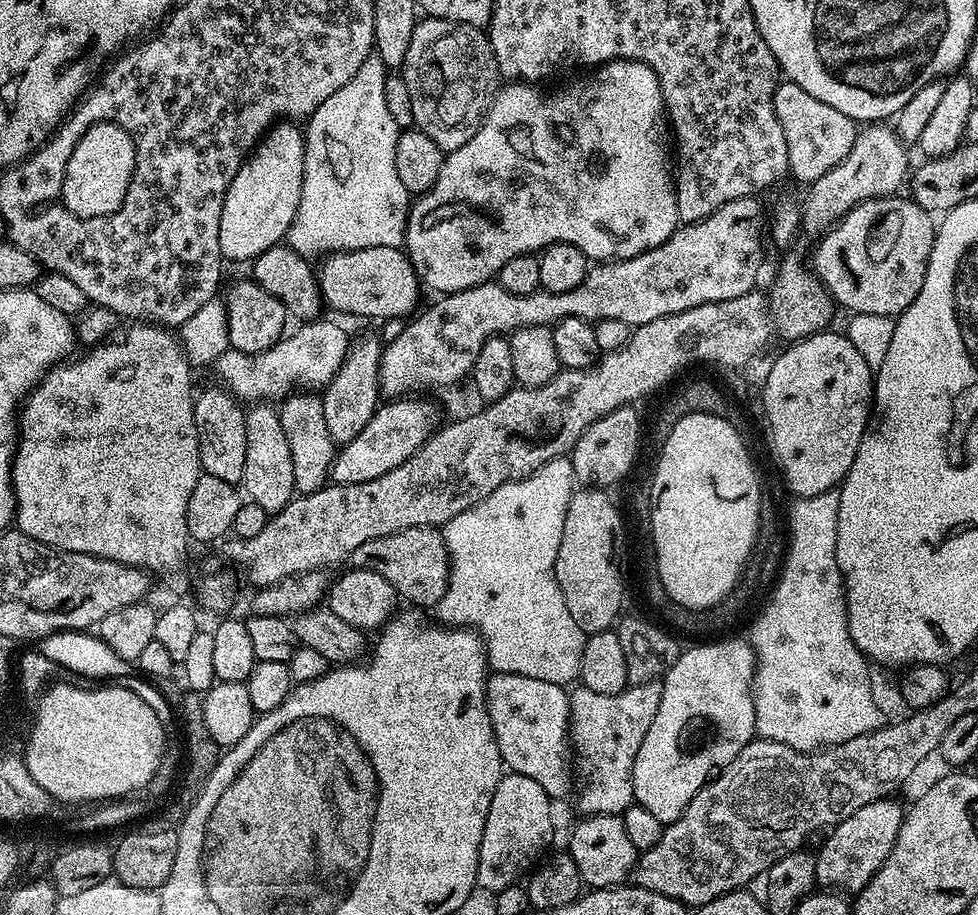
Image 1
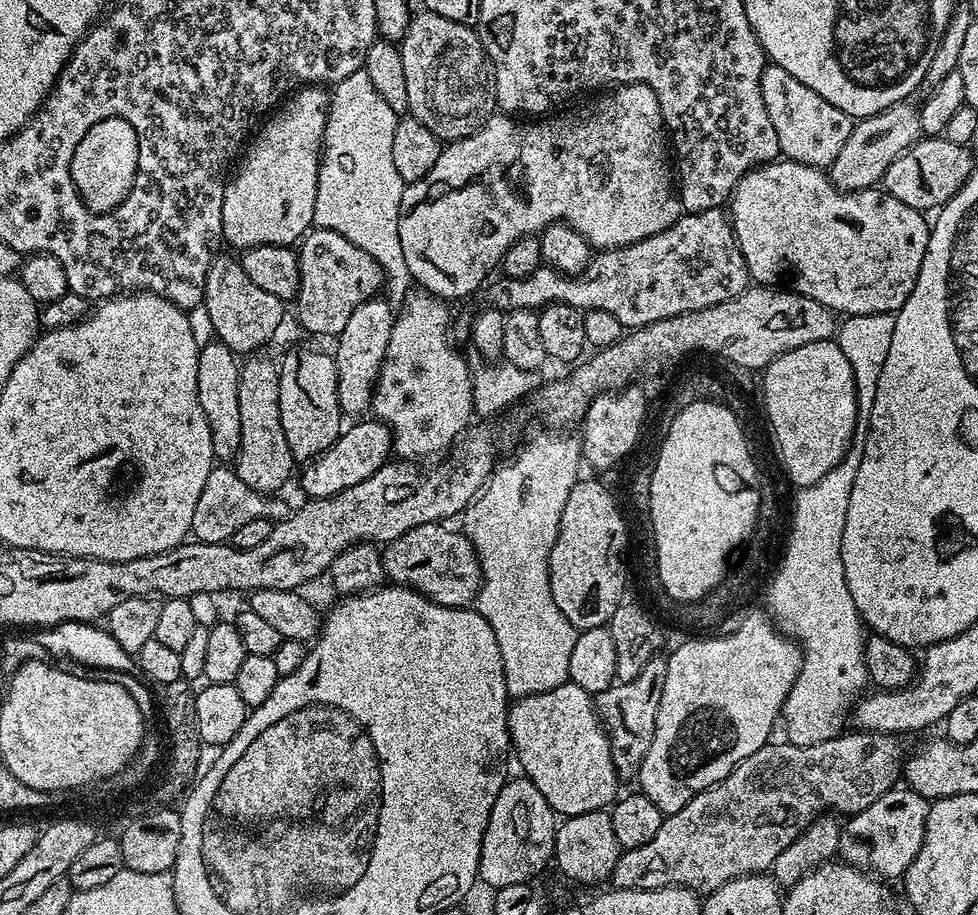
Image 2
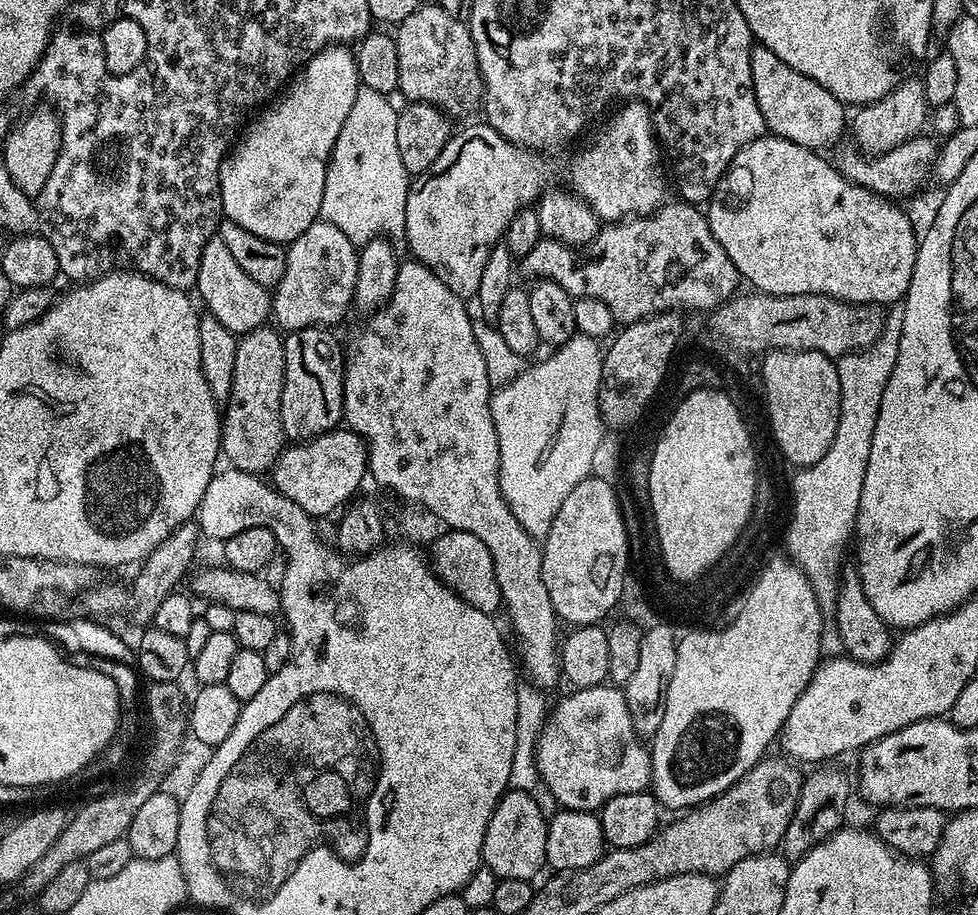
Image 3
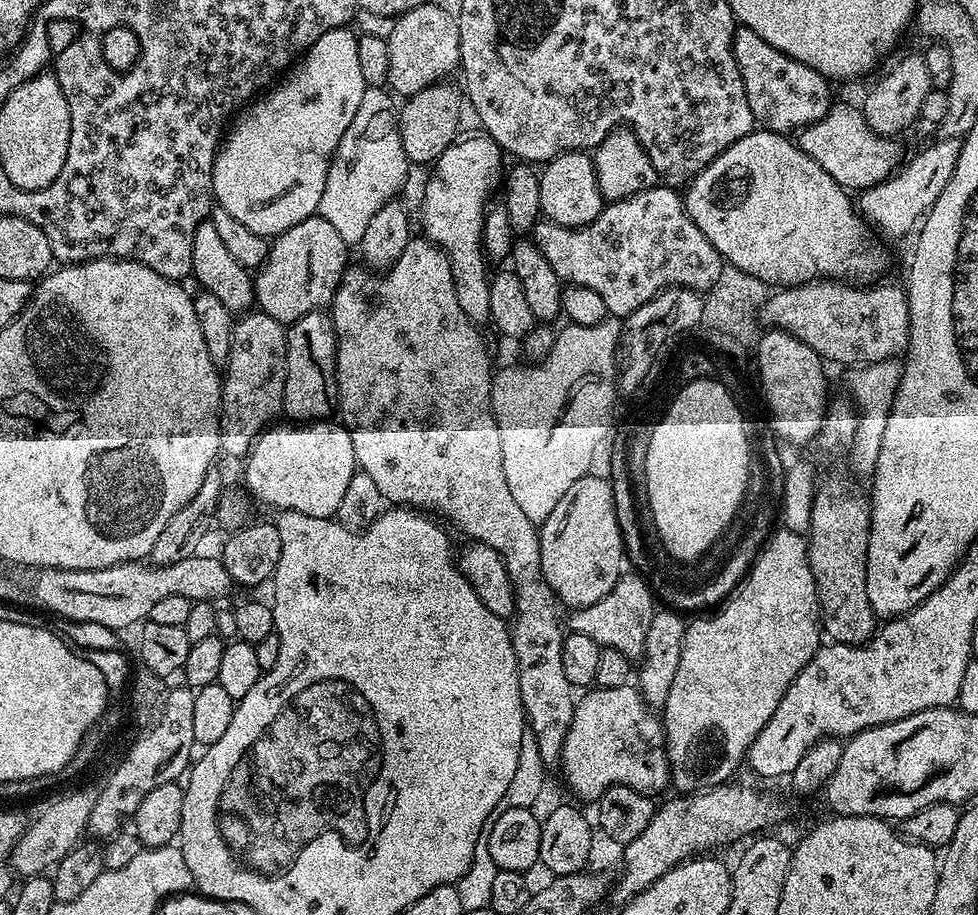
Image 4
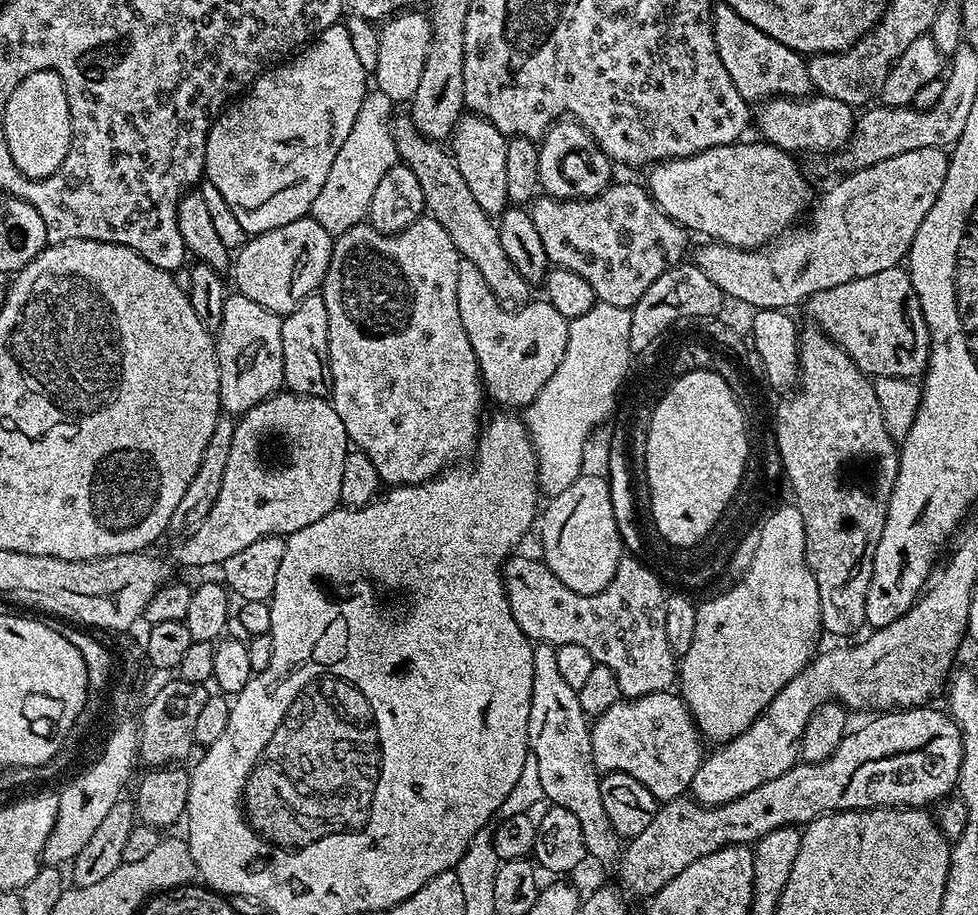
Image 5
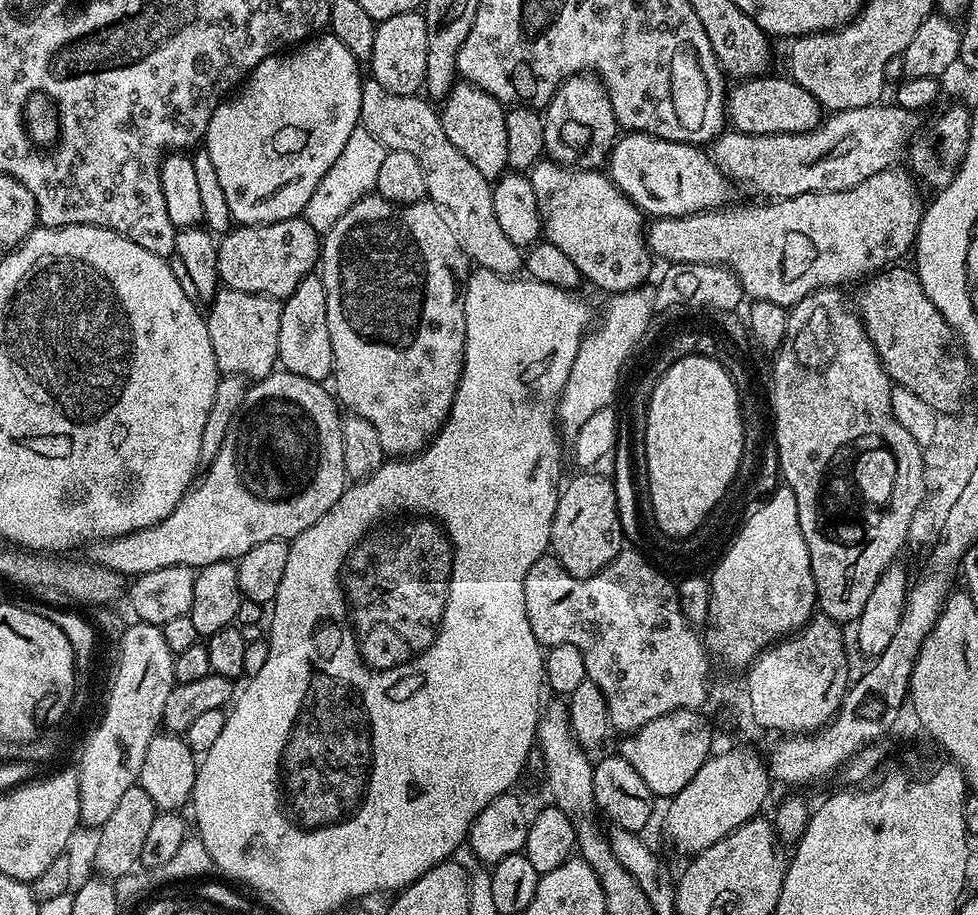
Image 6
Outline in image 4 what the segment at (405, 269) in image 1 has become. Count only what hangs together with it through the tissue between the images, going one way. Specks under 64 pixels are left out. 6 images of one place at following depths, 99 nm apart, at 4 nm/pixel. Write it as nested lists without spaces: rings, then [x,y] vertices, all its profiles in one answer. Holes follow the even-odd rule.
[[[318,214],[298,222],[298,226],[290,226],[290,230],[271,241],[264,263],[255,269],[255,307],[285,326],[290,326],[306,314],[327,309],[332,303],[336,287],[344,277],[345,268],[349,267],[348,252],[350,245],[342,238],[342,234],[338,234],[338,230],[334,230],[334,226],[330,226],[330,222],[326,222]]]

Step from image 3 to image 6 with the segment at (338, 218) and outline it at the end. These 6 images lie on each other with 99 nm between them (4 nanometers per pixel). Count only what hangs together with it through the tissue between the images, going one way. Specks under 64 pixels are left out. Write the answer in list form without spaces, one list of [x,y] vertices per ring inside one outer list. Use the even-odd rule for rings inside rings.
[[[362,126],[356,127],[354,134],[350,134],[350,139],[346,141],[346,146],[342,146],[342,154],[338,154],[334,166],[330,166],[330,170],[322,174],[322,182],[314,186],[314,194],[310,194],[310,202],[306,202],[302,219],[314,226],[318,233],[329,232],[334,222],[338,222],[338,218],[342,218],[342,214],[346,214],[346,210],[354,206],[354,202],[375,189],[378,170],[382,167],[382,158],[386,158],[387,153],[388,149],[382,146],[382,142],[378,142],[378,138],[374,138],[374,134],[370,134]]]

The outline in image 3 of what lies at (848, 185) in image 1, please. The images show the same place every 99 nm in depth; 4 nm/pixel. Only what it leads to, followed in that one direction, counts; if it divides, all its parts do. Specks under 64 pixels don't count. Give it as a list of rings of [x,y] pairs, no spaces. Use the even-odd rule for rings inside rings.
[[[905,78],[901,80],[890,94],[878,98],[872,104],[866,104],[855,109],[856,117],[850,120],[850,136],[856,139],[855,147],[861,153],[869,156],[881,156],[884,152],[894,150],[894,146],[902,146],[902,142],[911,140],[913,136],[921,135],[923,126],[930,116],[926,102],[926,90],[923,79]]]

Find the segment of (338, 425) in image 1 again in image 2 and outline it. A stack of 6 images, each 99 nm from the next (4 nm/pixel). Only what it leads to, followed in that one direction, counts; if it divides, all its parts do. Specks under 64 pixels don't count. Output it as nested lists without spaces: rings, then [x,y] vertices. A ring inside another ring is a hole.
[[[373,298],[362,302],[350,318],[346,318],[346,326],[342,326],[339,336],[335,337],[336,373],[338,374],[338,402],[340,411],[345,417],[367,413],[372,406],[372,391],[376,388],[376,379],[380,377],[380,367],[386,354],[386,346],[390,346],[390,330],[394,319],[394,308],[381,298]]]

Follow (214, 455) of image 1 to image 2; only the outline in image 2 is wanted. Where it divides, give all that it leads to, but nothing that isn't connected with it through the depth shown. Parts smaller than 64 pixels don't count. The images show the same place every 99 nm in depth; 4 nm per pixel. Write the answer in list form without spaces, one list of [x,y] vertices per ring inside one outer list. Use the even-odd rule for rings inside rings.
[[[215,338],[201,347],[198,354],[198,402],[206,422],[210,422],[210,443],[214,445],[216,460],[235,461],[242,442],[242,421],[238,414],[238,382],[240,365],[237,353]]]

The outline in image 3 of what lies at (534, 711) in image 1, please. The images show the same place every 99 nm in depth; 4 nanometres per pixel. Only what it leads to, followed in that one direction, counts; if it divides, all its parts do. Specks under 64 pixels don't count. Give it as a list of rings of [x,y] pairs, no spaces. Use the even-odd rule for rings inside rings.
[[[605,682],[593,688],[577,688],[569,691],[569,693],[569,696],[564,696],[557,702],[556,709],[551,709],[550,715],[544,722],[544,729],[541,731],[540,739],[536,744],[537,770],[543,787],[548,787],[549,794],[560,803],[559,807],[569,812],[596,812],[604,803],[610,798],[614,798],[617,794],[634,794],[635,792],[645,791],[651,785],[652,779],[651,751],[641,740],[641,737],[636,735],[623,691],[619,687]]]

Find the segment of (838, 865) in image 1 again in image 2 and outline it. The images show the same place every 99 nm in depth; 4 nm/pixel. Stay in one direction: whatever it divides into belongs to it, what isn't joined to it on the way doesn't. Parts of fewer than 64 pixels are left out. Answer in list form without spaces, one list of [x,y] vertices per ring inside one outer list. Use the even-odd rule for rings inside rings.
[[[897,786],[882,794],[878,802],[870,802],[866,810],[851,813],[840,834],[839,859],[880,878],[903,877],[924,845],[929,803],[926,797],[912,788]]]

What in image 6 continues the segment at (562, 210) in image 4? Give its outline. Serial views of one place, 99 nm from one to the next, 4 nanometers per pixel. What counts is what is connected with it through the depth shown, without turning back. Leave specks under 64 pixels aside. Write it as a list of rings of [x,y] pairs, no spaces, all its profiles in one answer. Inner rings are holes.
[[[577,74],[569,76],[567,80],[563,80],[560,84],[560,89],[553,94],[552,101],[548,104],[548,107],[543,109],[542,112],[544,118],[544,156],[547,159],[552,160],[556,164],[564,164],[567,168],[589,168],[591,170],[600,170],[608,163],[608,156],[612,153],[612,148],[616,144],[618,139],[618,125],[614,118],[614,112],[608,101],[608,96],[604,93],[604,85],[596,79],[592,74]]]

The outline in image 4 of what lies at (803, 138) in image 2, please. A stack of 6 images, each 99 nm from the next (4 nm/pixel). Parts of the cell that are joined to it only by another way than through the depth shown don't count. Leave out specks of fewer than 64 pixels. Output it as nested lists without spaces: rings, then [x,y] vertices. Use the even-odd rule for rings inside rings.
[[[737,27],[732,49],[746,86],[746,100],[750,102],[753,121],[761,129],[781,134],[796,134],[801,128],[818,122],[832,108],[834,97],[828,89],[828,77],[782,54],[782,50],[770,46],[766,38],[758,38],[754,30]]]

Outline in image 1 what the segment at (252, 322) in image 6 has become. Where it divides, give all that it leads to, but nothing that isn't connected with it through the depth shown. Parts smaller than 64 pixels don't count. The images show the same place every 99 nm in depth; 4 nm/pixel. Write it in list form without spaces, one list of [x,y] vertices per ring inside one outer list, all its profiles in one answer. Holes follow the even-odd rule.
[[[256,402],[245,411],[244,417],[246,470],[242,481],[243,495],[269,514],[281,512],[294,499],[297,491],[294,486],[294,462],[290,459],[290,442],[286,442],[286,430],[282,430],[280,413],[271,403]]]

